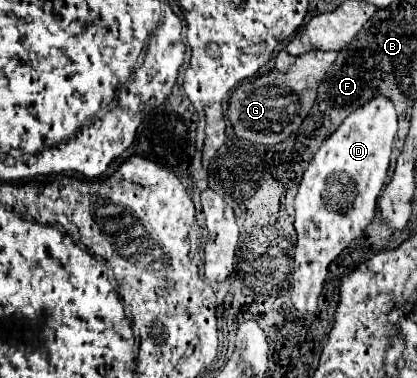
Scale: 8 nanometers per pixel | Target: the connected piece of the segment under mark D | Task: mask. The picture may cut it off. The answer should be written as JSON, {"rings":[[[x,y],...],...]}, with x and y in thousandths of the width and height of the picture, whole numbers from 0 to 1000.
{"rings":[[[904,254],[842,296],[736,439],[707,524],[707,693],[731,709],[736,698],[765,693],[770,709],[765,720],[722,720],[722,741],[707,751],[712,767],[698,767],[703,804],[717,825],[760,825],[760,794],[775,772],[794,693],[837,656],[851,630],[866,630],[894,587],[904,529],[933,466],[938,392],[952,347],[954,307],[942,270]]]}

